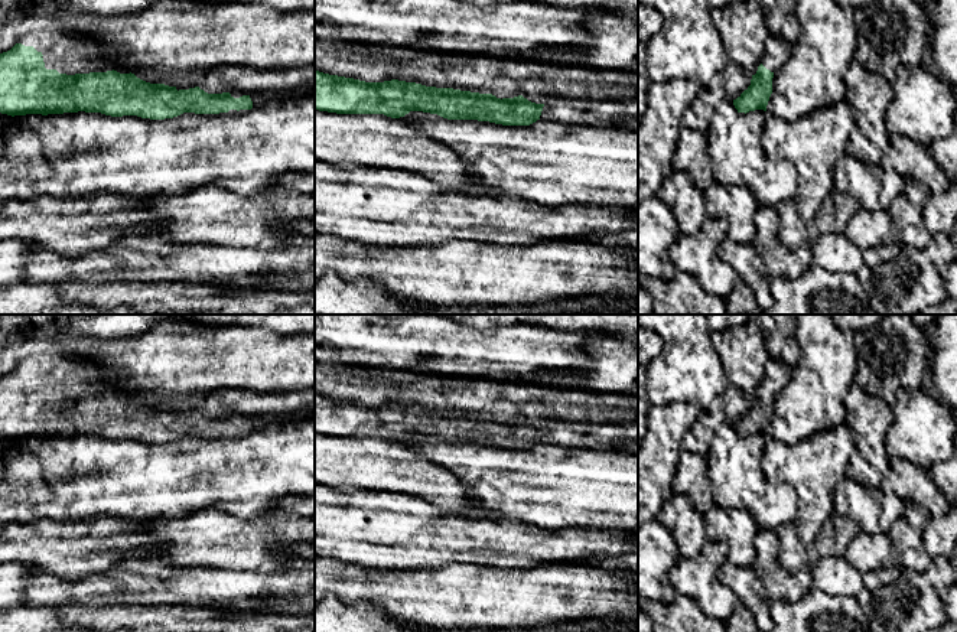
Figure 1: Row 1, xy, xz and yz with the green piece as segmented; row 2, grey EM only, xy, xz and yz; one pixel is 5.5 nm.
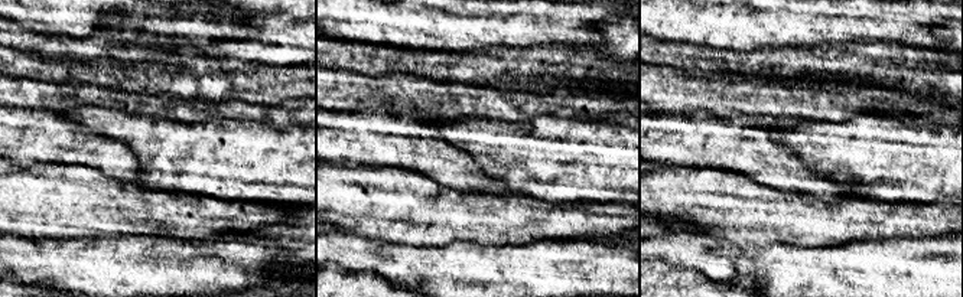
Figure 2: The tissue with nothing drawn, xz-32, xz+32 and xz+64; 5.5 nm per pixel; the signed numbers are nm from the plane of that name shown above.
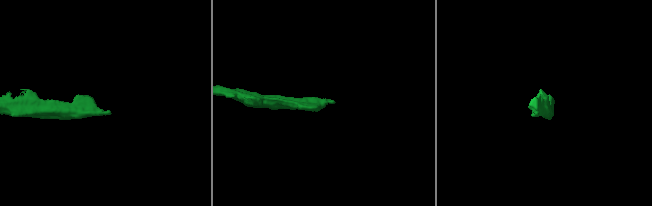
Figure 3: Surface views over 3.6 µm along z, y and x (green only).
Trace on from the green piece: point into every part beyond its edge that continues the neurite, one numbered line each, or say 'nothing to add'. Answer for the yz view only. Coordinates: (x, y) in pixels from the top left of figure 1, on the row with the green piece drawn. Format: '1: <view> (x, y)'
1: yz (777, 51)

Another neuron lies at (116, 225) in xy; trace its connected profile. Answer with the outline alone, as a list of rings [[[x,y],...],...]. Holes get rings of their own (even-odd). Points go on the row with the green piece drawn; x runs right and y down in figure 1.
[[[97,195],[40,196],[0,208],[0,241],[22,238],[68,257],[104,250],[114,238],[146,235],[147,216],[130,215],[139,198]]]

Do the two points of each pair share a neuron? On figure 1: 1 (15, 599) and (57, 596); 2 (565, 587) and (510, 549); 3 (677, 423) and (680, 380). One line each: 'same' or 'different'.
1: different
2: different
3: different

